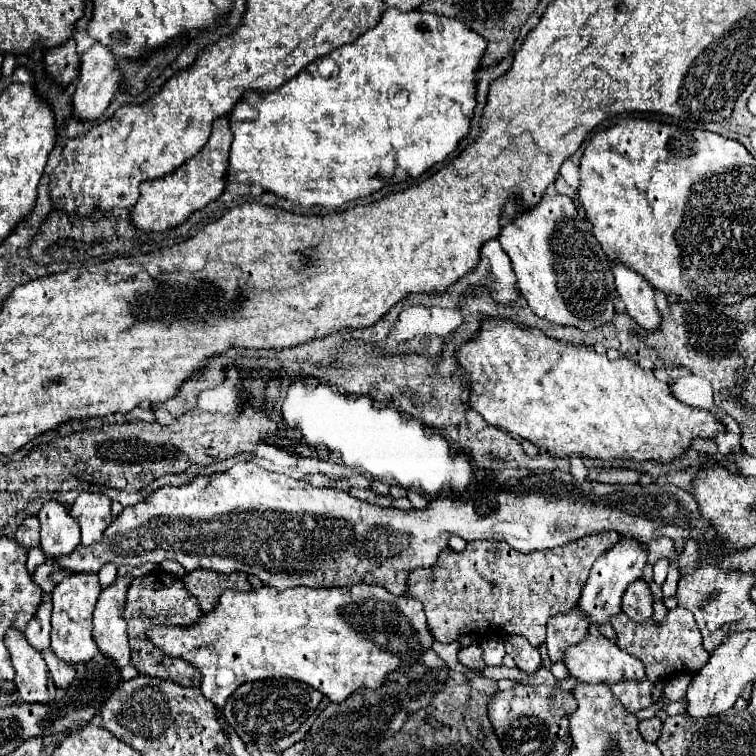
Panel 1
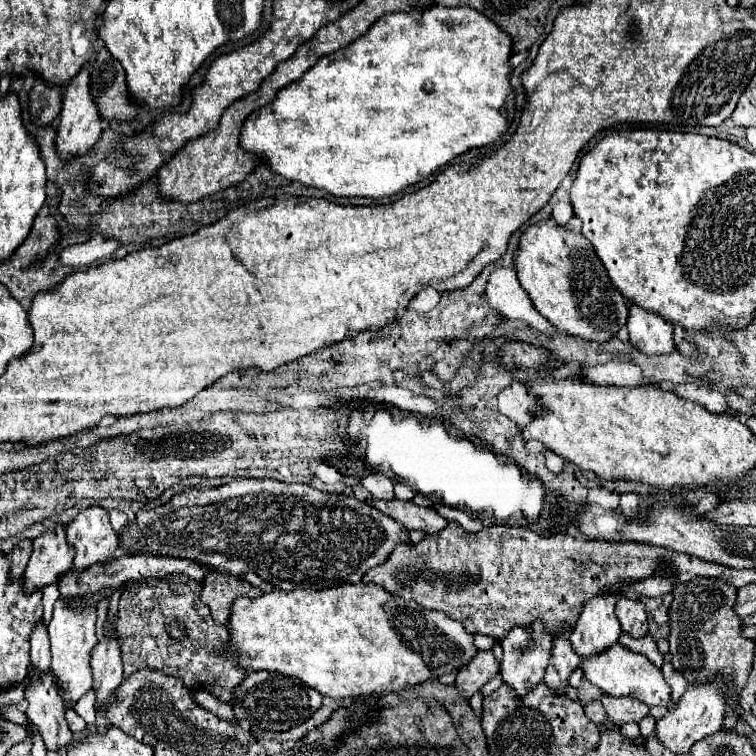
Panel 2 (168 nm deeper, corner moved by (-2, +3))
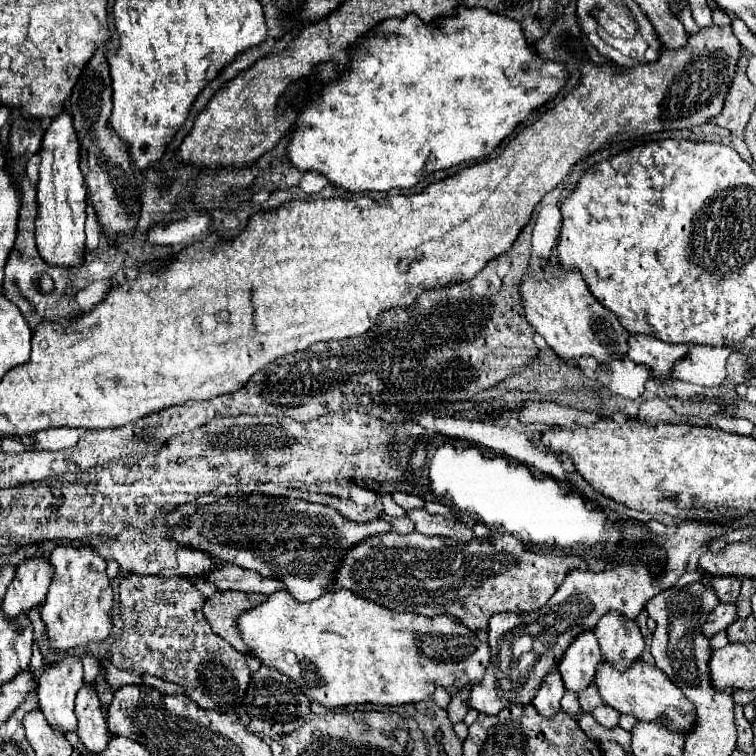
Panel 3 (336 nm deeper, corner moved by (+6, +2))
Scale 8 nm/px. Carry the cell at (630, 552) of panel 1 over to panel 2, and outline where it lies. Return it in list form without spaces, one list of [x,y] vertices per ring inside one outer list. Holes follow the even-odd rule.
[[[606,589],[584,603],[578,623],[570,635],[570,643],[578,649],[580,657],[588,657],[618,643],[622,629],[618,617],[614,615],[616,599],[618,593]]]

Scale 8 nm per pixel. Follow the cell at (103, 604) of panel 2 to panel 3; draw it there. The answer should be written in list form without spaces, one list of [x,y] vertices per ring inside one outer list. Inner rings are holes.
[[[87,653],[82,658],[82,664],[83,664],[83,671],[84,671],[83,681],[84,683],[92,684],[100,669],[99,662],[91,653]]]

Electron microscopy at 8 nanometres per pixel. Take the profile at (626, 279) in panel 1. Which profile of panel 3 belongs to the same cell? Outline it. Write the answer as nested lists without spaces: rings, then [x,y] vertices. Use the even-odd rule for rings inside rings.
[[[630,336],[630,354],[628,358],[636,364],[644,364],[650,368],[652,378],[668,380],[674,364],[686,358],[686,344],[666,344],[656,338],[634,338]]]

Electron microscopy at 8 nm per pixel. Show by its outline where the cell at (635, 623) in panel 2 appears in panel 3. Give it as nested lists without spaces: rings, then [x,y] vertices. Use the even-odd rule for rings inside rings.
[[[606,614],[594,628],[602,658],[606,664],[624,672],[640,660],[644,650],[644,638],[632,620],[624,620],[620,614]]]

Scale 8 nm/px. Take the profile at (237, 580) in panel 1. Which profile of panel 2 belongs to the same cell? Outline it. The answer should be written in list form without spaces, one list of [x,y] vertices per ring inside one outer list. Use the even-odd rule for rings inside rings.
[[[208,571],[202,581],[200,599],[208,605],[212,617],[216,623],[224,625],[230,617],[230,605],[236,597],[258,597],[262,591],[258,587],[252,587],[248,581],[234,577],[230,573],[222,571]]]

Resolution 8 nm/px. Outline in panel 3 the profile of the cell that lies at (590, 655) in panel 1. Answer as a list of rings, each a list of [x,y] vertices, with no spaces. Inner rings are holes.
[[[636,662],[630,670],[626,670],[624,674],[618,674],[618,670],[610,670],[610,666],[600,664],[594,680],[598,684],[602,700],[614,710],[618,710],[620,714],[632,714],[636,716],[636,720],[642,720],[642,722],[654,722],[658,718],[666,720],[668,730],[680,732],[680,734],[688,734],[696,726],[698,716],[696,716],[694,704],[656,666]]]

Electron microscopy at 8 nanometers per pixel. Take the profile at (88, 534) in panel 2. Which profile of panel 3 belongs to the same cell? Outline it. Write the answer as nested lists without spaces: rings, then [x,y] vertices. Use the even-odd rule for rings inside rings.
[[[56,546],[48,562],[54,566],[54,576],[46,602],[40,608],[40,618],[46,626],[50,650],[56,654],[70,654],[74,650],[88,650],[88,646],[104,642],[112,634],[112,604],[114,594],[106,576],[106,562],[84,546]]]

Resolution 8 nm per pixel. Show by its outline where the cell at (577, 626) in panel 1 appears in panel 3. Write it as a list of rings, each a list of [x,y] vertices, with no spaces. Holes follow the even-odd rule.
[[[558,672],[548,674],[542,682],[542,688],[538,692],[538,696],[534,698],[534,708],[544,716],[544,718],[552,718],[558,710],[560,710],[560,700],[564,696],[564,686],[562,686],[562,678]]]

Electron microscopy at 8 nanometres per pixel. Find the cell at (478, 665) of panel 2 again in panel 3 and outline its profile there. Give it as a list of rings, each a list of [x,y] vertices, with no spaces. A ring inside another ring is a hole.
[[[470,688],[460,690],[456,696],[452,696],[452,700],[450,700],[448,708],[446,708],[450,724],[456,724],[456,722],[460,722],[466,716],[466,712],[468,712],[466,710],[466,694],[470,694]]]

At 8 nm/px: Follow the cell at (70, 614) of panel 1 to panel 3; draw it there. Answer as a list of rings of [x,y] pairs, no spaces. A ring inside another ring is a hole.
[[[74,656],[62,658],[42,672],[38,682],[38,706],[50,728],[62,734],[76,730],[74,700],[82,684],[82,662]]]

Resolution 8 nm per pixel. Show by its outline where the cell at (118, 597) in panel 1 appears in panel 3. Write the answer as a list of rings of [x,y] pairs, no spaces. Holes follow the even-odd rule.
[[[82,686],[76,696],[76,716],[78,716],[78,738],[88,752],[98,754],[108,746],[110,732],[100,710],[98,694],[94,686]]]

